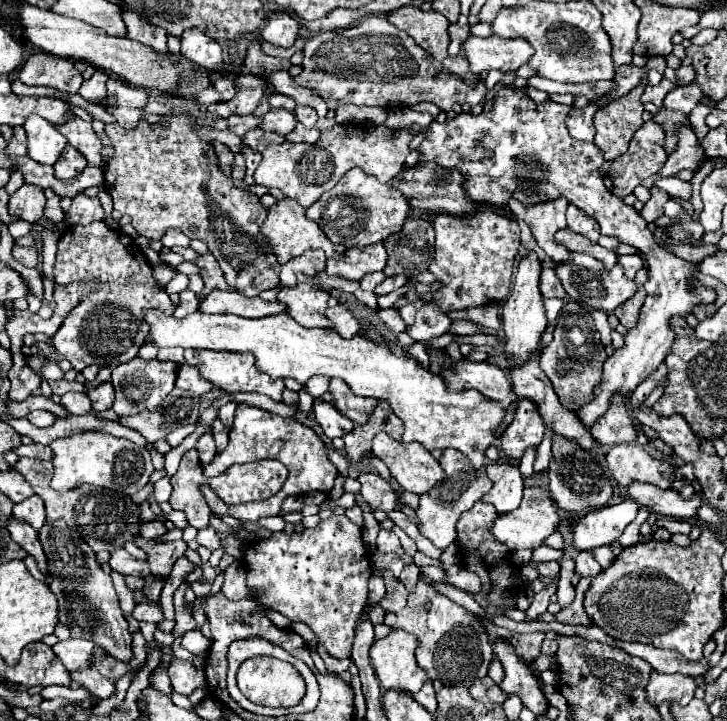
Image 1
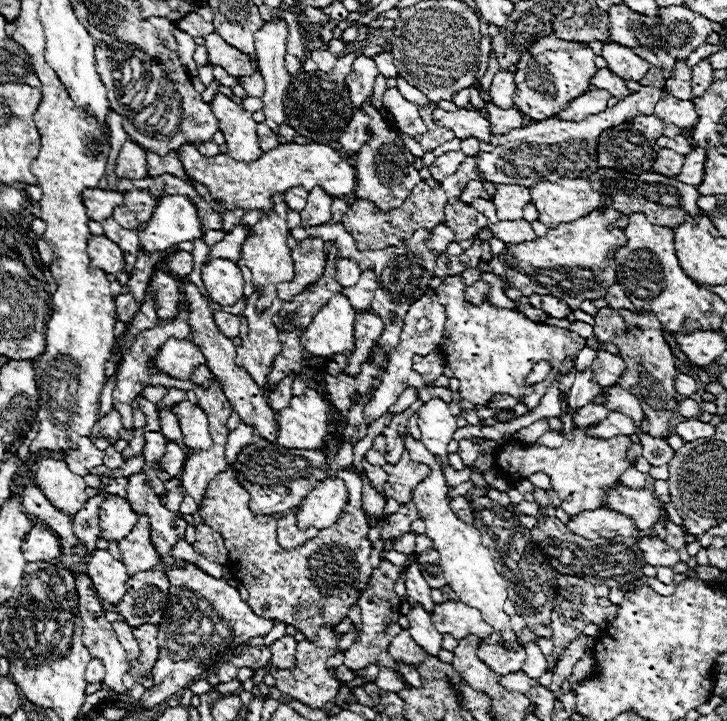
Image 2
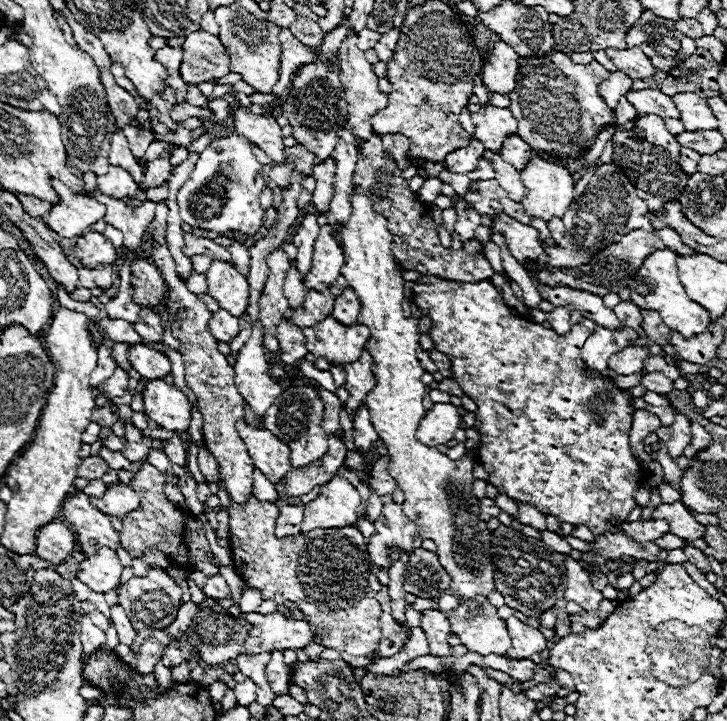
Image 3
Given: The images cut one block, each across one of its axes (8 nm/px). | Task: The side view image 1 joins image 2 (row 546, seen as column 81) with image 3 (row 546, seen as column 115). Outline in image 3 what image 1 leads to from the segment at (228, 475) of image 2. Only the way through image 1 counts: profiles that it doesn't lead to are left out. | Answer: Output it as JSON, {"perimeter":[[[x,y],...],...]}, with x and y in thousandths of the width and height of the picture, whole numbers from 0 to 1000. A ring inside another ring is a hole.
{"perimeter":[[[344,685],[341,696],[336,702],[327,702],[325,696],[316,696],[314,705],[316,713],[316,766],[322,777],[325,796],[344,813],[358,818],[358,829],[374,829],[382,838],[402,835],[407,838],[418,860],[426,865],[426,874],[432,874],[432,893],[443,893],[448,899],[459,899],[470,904],[470,915],[476,915],[484,924],[503,926],[506,915],[503,910],[520,902],[523,893],[523,838],[517,832],[517,824],[523,818],[523,807],[517,802],[517,785],[509,779],[509,771],[503,766],[503,752],[492,730],[476,730],[465,735],[429,735],[426,741],[410,741],[407,746],[382,749],[377,743],[380,721],[384,705],[374,696],[358,696],[349,685]]]}

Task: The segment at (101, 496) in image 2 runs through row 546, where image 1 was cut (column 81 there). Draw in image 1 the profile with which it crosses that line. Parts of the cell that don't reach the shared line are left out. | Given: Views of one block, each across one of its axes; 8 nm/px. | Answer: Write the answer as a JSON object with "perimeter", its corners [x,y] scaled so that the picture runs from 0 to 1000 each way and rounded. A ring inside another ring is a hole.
{"perimeter":[[[132,97],[129,105],[113,117],[107,130],[124,141],[135,141],[146,133],[146,111],[149,108],[151,108],[151,103],[146,103],[143,97]]]}

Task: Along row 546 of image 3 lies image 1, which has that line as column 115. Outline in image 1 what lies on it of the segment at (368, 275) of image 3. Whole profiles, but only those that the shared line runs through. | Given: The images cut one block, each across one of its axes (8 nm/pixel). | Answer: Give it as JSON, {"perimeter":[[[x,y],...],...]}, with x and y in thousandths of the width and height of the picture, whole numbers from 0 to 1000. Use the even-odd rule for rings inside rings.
{"perimeter":[[[113,599],[96,607],[80,607],[69,616],[69,621],[74,627],[74,663],[69,674],[80,682],[102,680],[113,671],[127,671],[182,688],[204,671],[204,663],[212,655],[206,627],[201,621],[146,599]]]}

